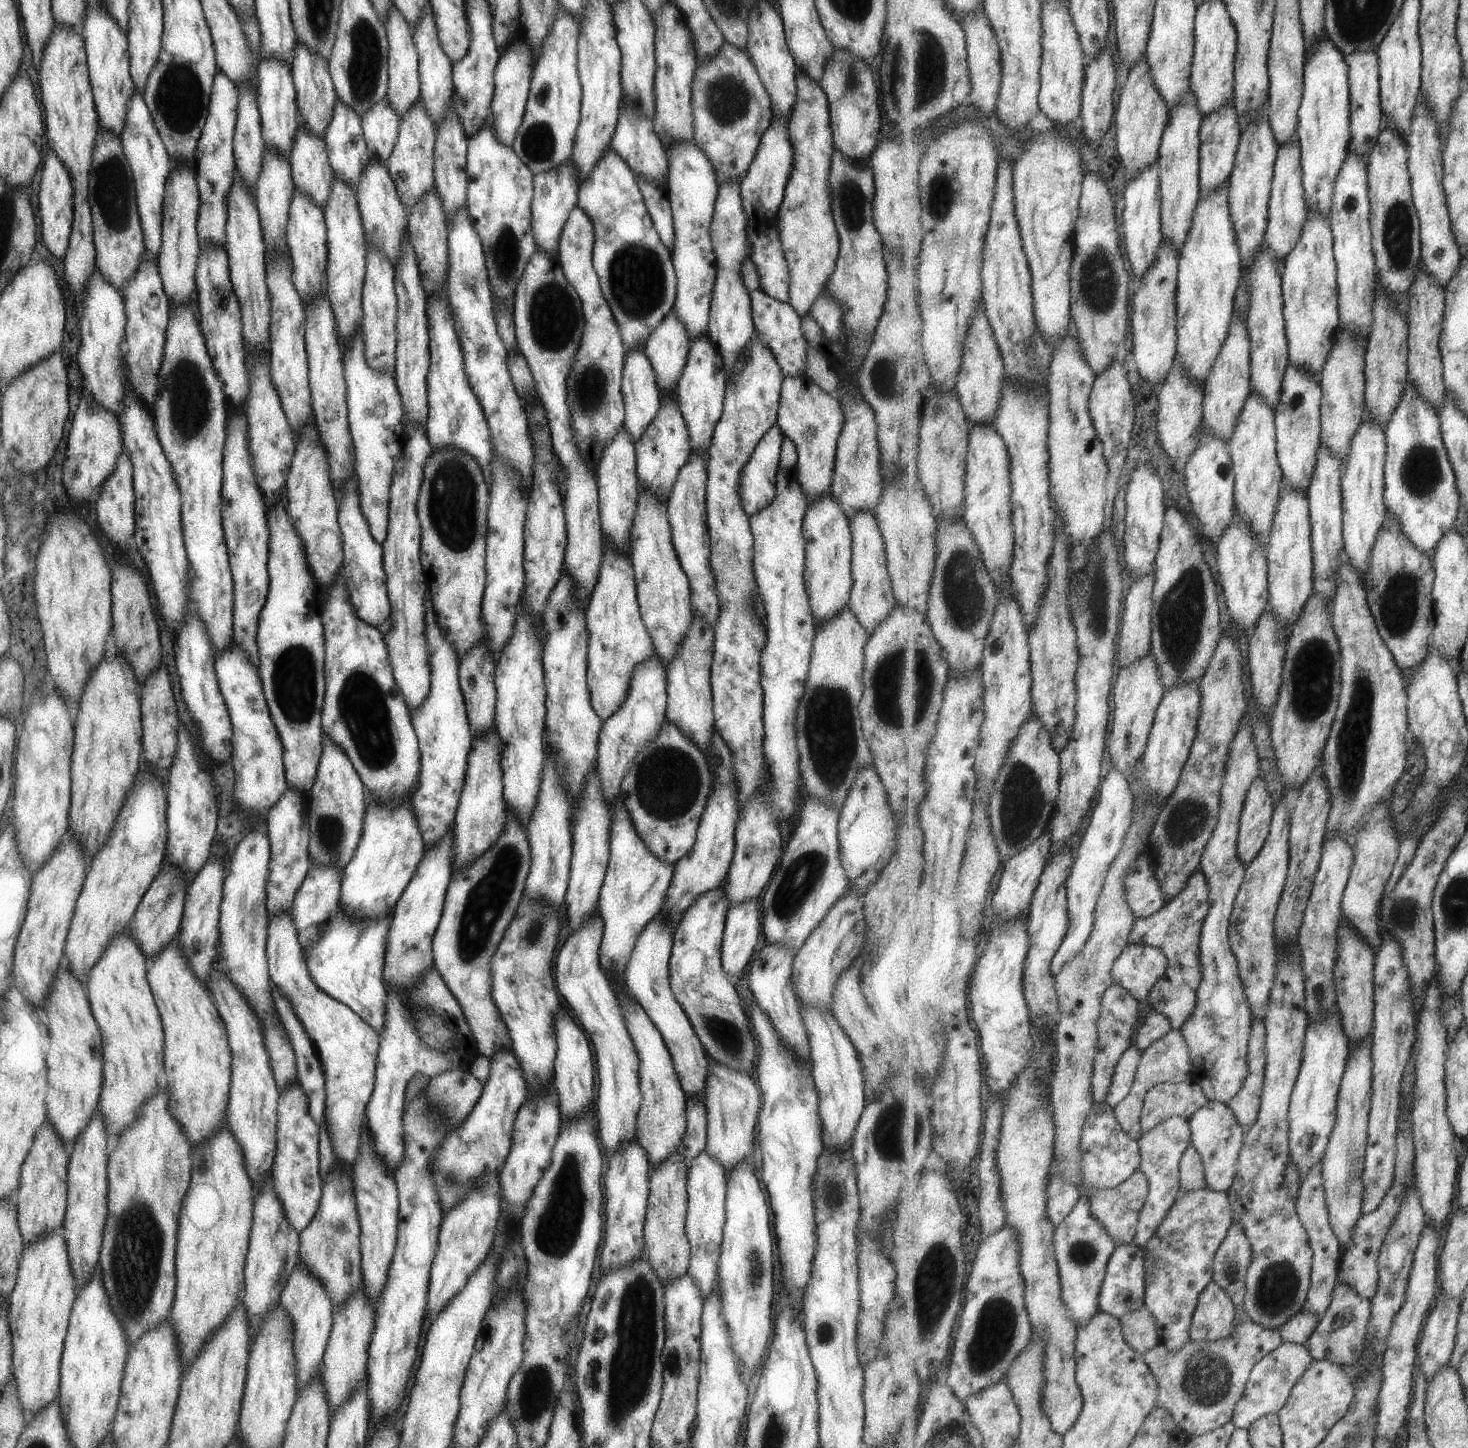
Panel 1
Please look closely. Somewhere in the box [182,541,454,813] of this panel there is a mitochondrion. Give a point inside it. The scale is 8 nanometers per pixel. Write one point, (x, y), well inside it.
(363, 706)

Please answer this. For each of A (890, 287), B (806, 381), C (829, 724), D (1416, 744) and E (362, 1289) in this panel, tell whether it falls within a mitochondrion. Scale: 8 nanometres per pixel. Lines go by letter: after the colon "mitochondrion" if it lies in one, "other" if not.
A: other
B: other
C: mitochondrion
D: other
E: other

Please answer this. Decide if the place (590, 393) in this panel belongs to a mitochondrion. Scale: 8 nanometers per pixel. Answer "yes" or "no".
yes

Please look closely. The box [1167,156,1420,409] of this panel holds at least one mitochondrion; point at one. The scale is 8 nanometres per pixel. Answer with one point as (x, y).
(1398, 220)

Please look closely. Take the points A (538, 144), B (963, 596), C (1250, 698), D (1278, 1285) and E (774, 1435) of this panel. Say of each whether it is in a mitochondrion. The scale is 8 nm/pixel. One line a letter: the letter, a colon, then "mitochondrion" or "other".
A: mitochondrion
B: mitochondrion
C: other
D: mitochondrion
E: mitochondrion

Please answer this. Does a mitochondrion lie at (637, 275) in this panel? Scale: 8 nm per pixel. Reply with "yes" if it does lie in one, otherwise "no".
yes

